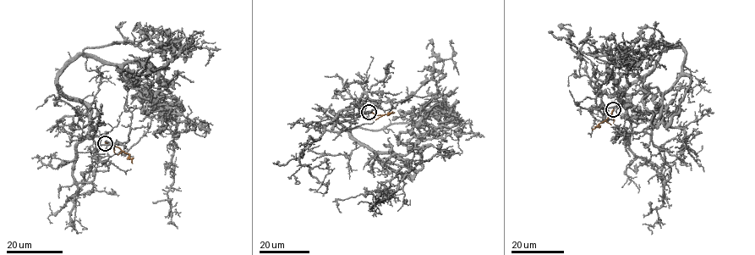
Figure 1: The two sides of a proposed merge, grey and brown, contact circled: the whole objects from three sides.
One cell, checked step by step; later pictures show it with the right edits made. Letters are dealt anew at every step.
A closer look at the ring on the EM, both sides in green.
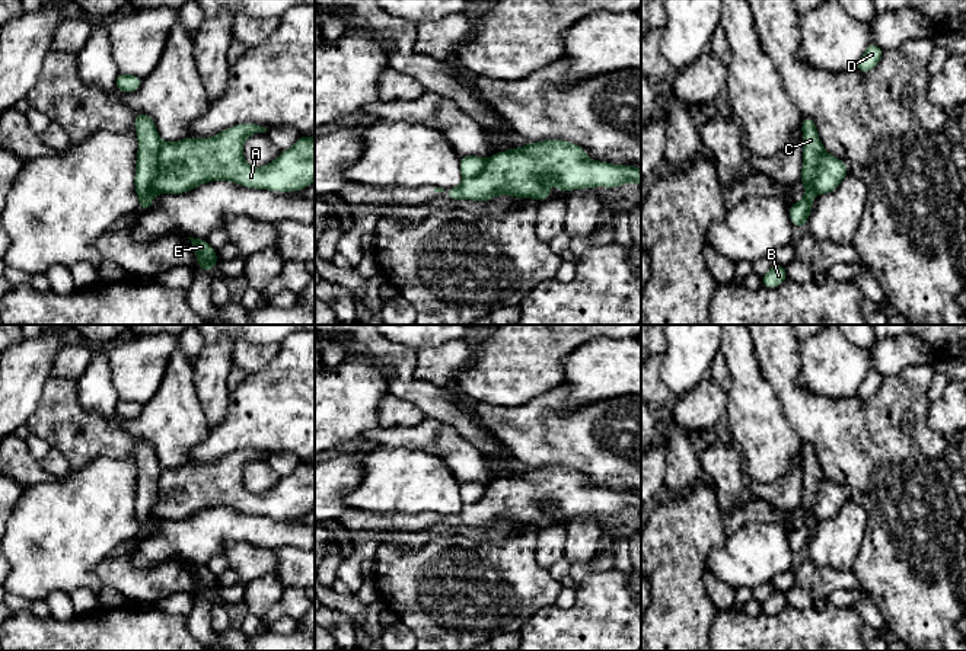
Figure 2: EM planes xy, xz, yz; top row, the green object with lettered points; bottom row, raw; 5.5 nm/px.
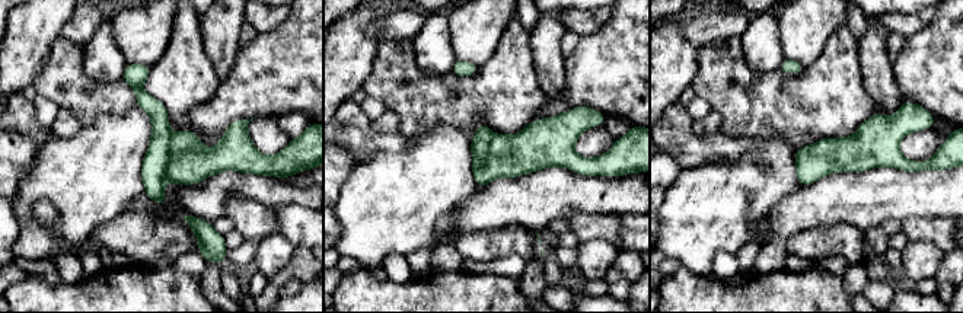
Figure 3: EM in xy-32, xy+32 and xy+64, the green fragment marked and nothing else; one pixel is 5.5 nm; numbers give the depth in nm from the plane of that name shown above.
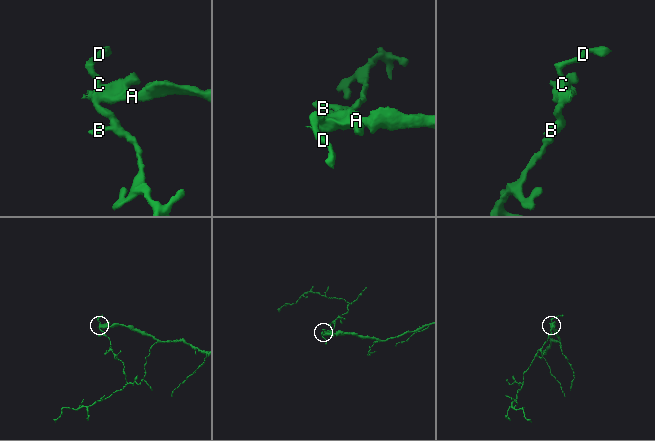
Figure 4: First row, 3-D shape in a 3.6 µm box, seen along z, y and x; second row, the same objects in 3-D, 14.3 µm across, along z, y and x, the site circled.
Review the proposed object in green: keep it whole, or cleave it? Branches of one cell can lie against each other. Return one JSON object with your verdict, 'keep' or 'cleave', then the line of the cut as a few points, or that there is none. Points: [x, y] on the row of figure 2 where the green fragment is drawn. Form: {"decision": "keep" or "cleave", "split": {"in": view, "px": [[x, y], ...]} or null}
{"decision": "cleave", "split": {"in": "xy", "px": [[162, 143], [158, 152], [158, 171], [150, 185], [153, 195]]}}

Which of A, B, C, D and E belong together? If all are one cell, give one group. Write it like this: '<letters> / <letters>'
A / B C D E

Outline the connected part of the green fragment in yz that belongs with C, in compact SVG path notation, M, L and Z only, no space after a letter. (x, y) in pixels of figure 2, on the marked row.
M804 117L801 122L803 131L803 170L800 182L804 185L804 198L800 202L790 205L790 218L794 227L806 226L813 207L812 182L816 176L820 156L825 147L817 135L816 125L812 117Z

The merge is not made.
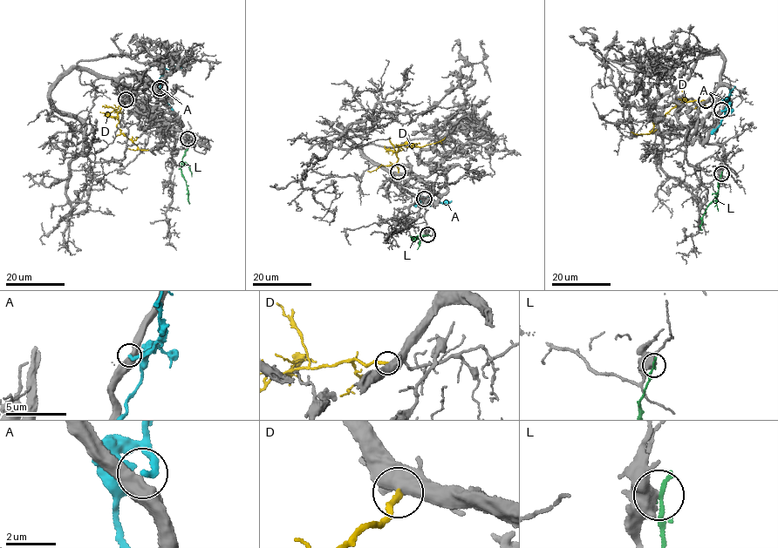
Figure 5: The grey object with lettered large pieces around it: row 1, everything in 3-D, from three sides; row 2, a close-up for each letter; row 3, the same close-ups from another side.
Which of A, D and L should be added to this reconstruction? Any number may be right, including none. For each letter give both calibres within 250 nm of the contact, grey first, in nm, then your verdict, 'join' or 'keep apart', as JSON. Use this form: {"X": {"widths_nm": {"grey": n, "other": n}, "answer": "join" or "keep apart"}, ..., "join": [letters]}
{"A": {"widths_nm": {"grey": 480, "other": 280}, "answer": "keep apart"}, "D": {"widths_nm": {"grey": 480, "other": 240}, "answer": "join"}, "L": {"widths_nm": {"grey": 500, "other": 200}, "answer": "keep apart"}, "join": ["D"]}

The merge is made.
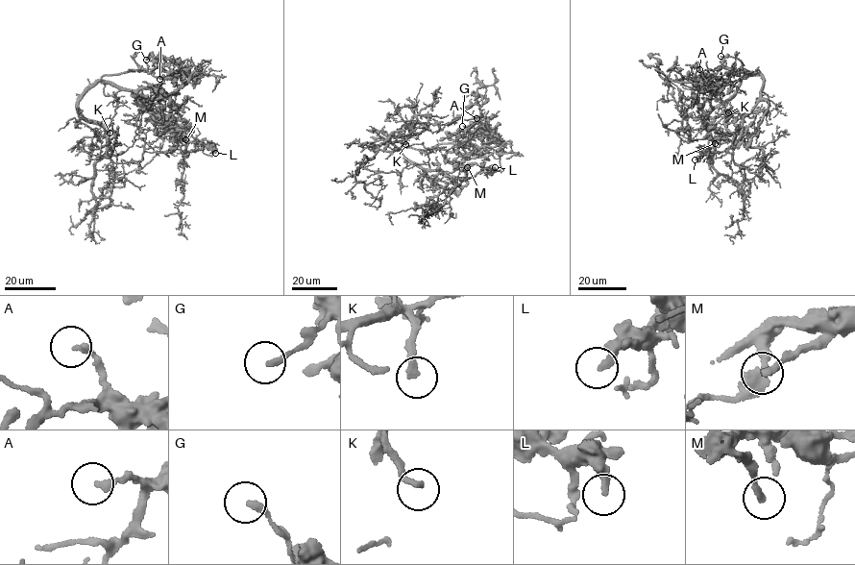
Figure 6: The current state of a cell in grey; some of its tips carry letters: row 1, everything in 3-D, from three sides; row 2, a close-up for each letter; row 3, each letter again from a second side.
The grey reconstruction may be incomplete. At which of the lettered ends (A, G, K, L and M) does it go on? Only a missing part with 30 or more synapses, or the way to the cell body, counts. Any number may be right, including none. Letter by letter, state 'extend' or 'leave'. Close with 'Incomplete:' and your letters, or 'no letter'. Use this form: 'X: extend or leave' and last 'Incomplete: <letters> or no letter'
A: leave
G: leave
K: extend
L: leave
M: leave
Incomplete: K

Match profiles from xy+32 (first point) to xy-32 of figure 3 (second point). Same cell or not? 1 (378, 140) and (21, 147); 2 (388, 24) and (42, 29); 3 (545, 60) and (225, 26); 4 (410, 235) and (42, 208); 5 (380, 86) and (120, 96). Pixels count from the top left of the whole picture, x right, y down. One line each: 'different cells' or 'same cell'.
1: different cells
2: different cells
3: same cell
4: different cells
5: same cell

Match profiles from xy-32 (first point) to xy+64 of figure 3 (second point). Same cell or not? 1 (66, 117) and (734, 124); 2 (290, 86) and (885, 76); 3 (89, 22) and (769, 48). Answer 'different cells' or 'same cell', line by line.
1: different cells
2: different cells
3: different cells

